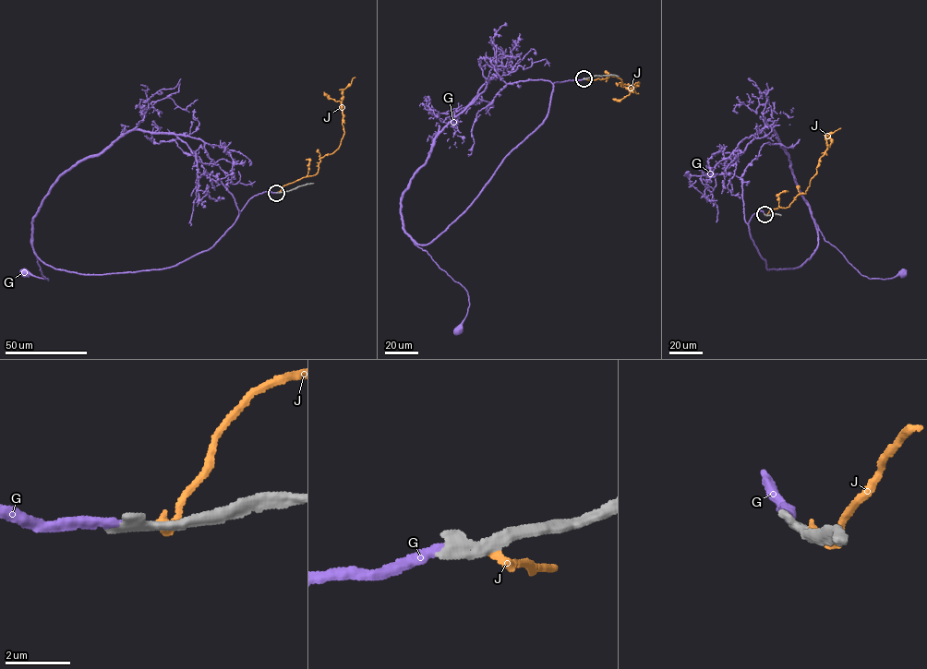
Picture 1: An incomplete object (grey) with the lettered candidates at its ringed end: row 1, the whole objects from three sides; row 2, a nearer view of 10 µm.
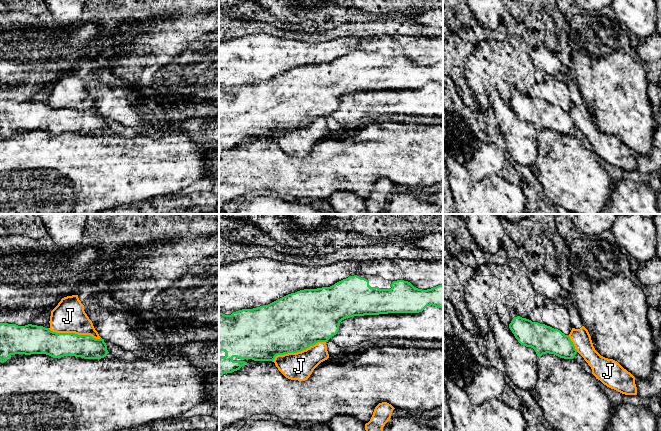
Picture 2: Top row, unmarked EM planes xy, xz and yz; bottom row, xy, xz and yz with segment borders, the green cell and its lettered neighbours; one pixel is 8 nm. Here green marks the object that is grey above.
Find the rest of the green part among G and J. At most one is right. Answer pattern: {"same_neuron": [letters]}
{"same_neuron": ["G"]}

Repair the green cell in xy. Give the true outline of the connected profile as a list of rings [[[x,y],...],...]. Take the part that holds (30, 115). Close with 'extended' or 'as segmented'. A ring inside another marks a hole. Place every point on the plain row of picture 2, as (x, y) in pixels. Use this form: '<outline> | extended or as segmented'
[[[0,99],[0,138],[15,130],[46,130],[53,134],[75,132],[101,135],[108,130],[104,115],[75,109],[56,109],[49,104],[28,100]]] | as segmented

